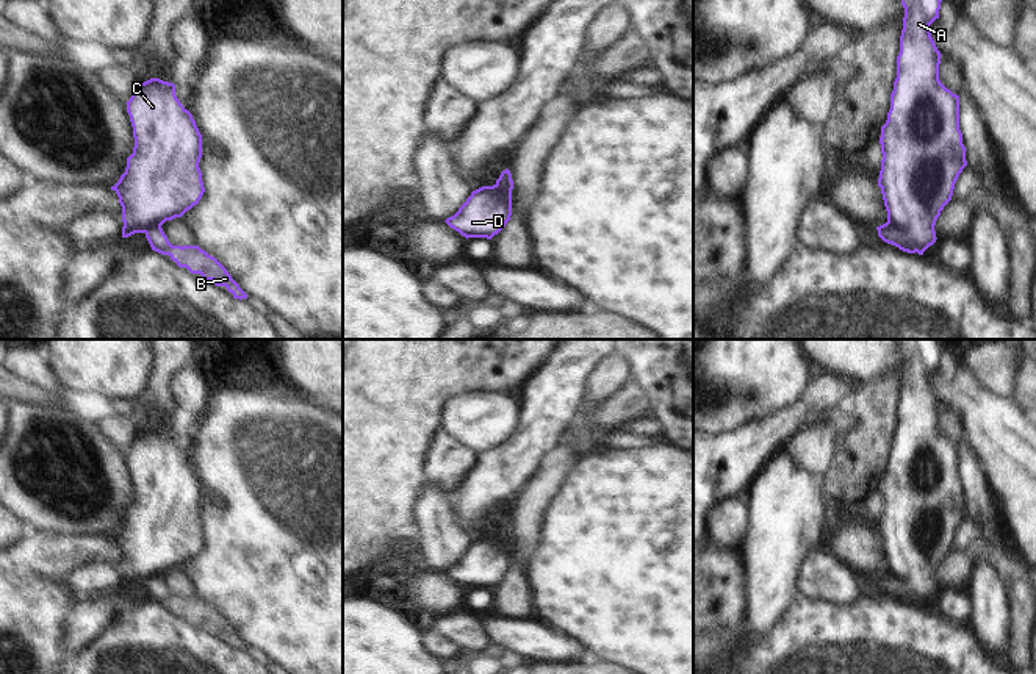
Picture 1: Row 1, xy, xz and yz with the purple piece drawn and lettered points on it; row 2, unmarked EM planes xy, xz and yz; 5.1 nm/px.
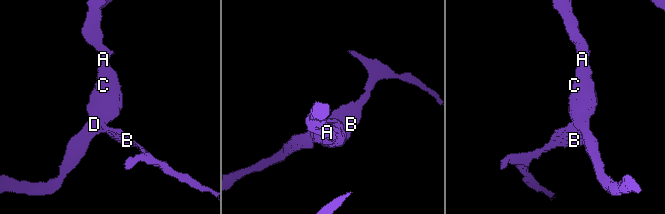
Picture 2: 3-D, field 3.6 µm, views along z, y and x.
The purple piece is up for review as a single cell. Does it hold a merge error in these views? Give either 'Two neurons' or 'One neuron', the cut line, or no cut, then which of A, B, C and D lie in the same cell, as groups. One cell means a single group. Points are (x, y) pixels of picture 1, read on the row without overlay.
Two neurons. Split along yz (886, 573), (899, 577), (914, 593), (916, 601). Groups: A C D / B.

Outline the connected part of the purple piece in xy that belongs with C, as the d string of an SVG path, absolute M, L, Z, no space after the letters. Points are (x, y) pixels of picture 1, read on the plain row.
M160 428L138 433L127 452L127 463L133 477L135 497L127 508L125 522L111 536L122 557L122 588L182 568L205 543L199 518L202 485L192 464L177 449L175 435Z

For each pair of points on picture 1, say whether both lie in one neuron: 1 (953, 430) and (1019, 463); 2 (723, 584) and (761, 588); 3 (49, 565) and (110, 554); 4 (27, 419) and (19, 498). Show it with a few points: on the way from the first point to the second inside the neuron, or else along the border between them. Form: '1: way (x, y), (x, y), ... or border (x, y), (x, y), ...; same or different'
1: border (952, 408), (961, 415), (963, 441); different
2: border (744, 566), (745, 618); different
3: way (64, 554), (94, 552); same
4: way (27, 438), (27, 452), (21, 458), (22, 479); same

